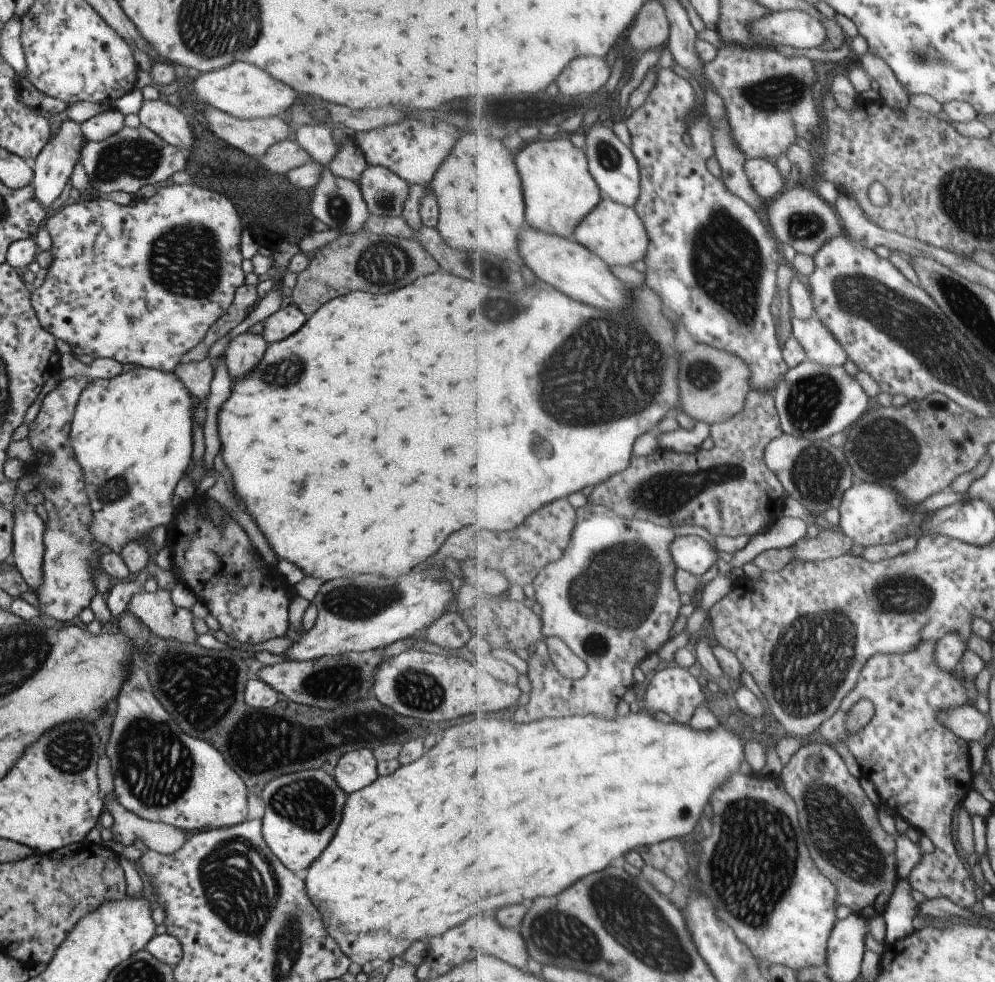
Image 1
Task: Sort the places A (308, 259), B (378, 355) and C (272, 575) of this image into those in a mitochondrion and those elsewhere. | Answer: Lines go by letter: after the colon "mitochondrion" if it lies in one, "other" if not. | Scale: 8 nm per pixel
A: other
B: other
C: other

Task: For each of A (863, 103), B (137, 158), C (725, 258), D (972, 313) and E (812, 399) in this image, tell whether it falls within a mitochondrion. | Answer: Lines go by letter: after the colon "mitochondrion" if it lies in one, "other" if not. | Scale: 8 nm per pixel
A: other
B: mitochondrion
C: mitochondrion
D: mitochondrion
E: mitochondrion

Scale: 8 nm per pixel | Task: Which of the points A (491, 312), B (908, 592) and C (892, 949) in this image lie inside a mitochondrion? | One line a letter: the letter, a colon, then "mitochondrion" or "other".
A: mitochondrion
B: mitochondrion
C: other

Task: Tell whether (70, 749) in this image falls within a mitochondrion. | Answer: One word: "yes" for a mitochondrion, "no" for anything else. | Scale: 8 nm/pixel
yes

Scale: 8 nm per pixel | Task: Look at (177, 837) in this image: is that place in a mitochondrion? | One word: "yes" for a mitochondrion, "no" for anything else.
no

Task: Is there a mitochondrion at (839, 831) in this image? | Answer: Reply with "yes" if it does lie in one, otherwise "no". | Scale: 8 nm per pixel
yes

